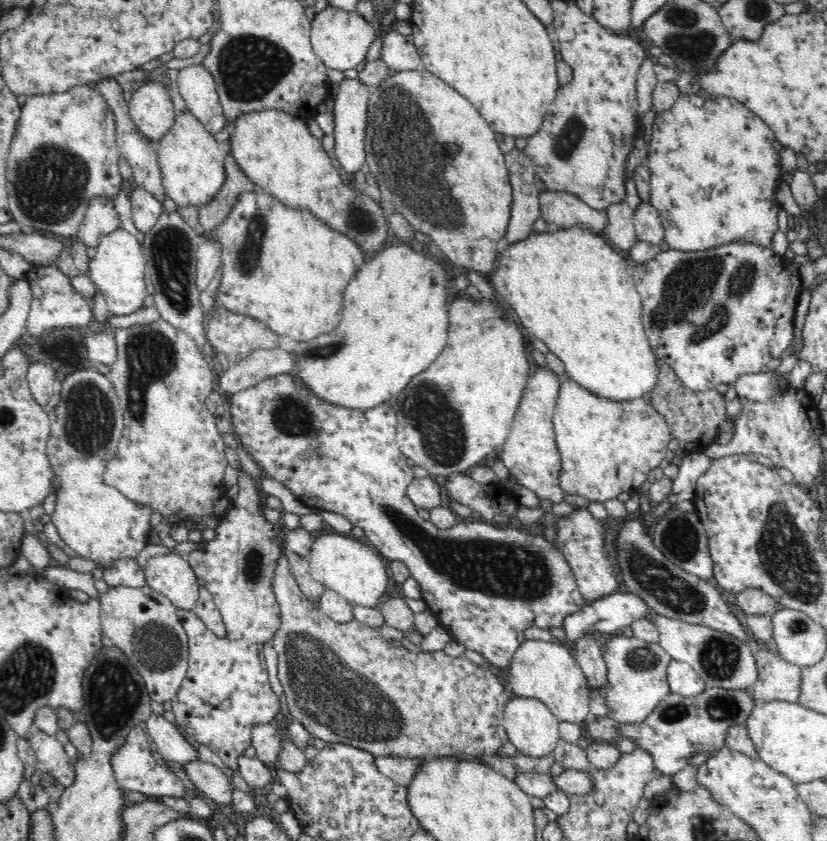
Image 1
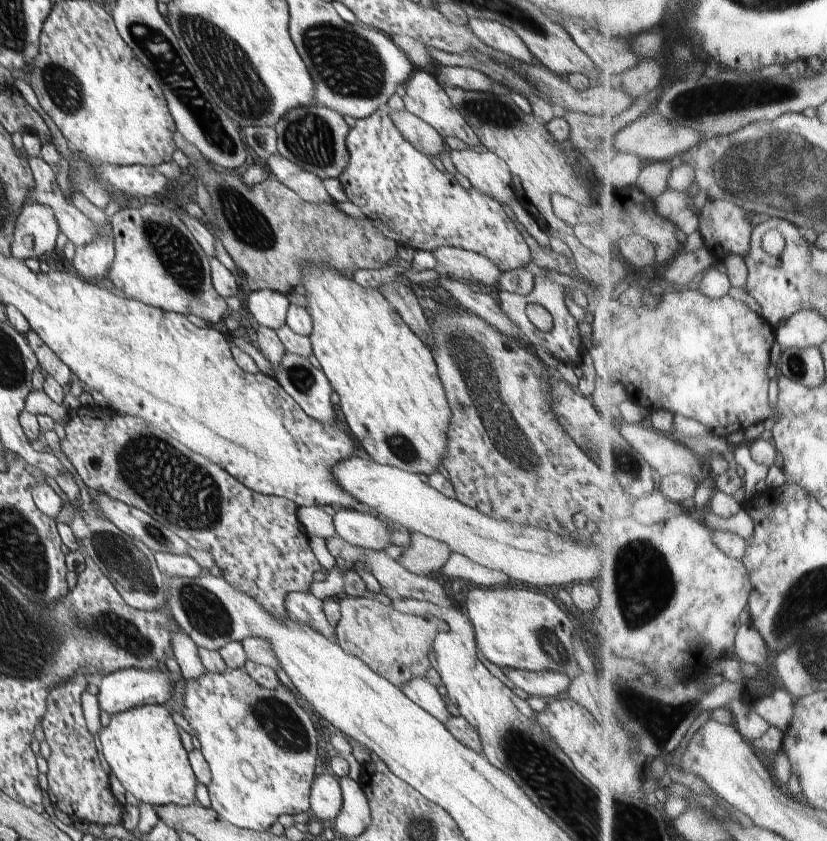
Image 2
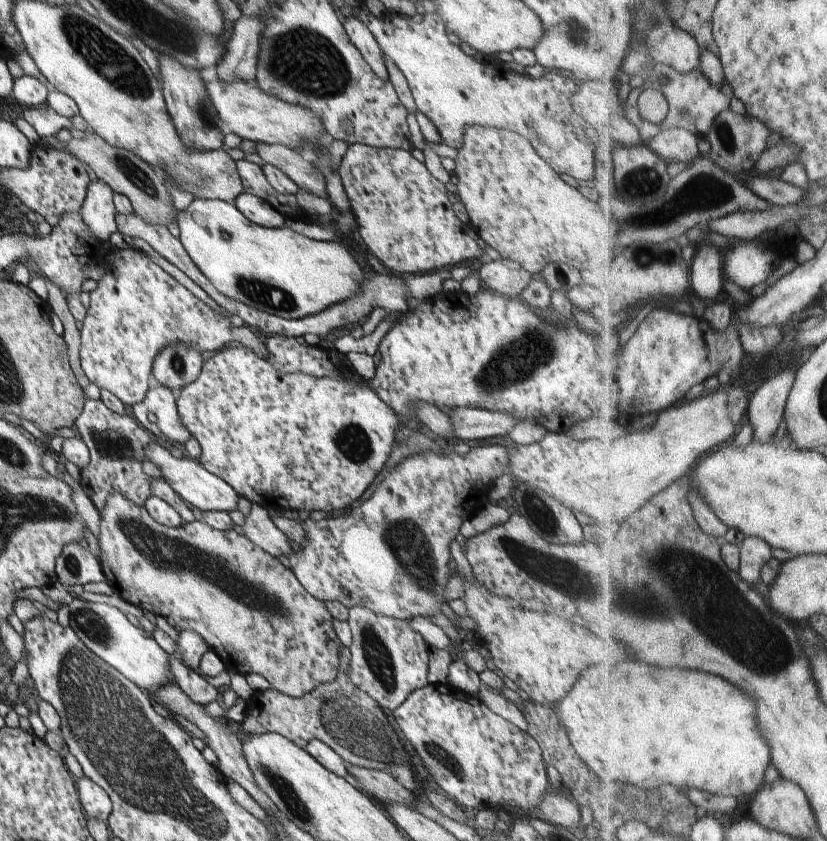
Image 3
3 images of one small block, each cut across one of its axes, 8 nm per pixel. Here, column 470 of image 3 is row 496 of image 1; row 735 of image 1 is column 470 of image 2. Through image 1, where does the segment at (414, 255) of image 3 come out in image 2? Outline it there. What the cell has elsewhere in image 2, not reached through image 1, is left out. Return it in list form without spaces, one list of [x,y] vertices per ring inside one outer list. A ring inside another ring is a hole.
[[[387,106],[382,107],[368,118],[356,119],[356,124],[348,131],[348,164],[340,178],[337,178],[348,200],[362,210],[366,219],[381,234],[415,250],[433,251],[442,247],[464,249],[486,256],[502,271],[511,271],[528,264],[531,261],[530,248],[502,205],[476,188],[466,190],[448,171],[440,172],[430,159],[420,154],[410,142],[406,142],[392,122],[390,113]]]

